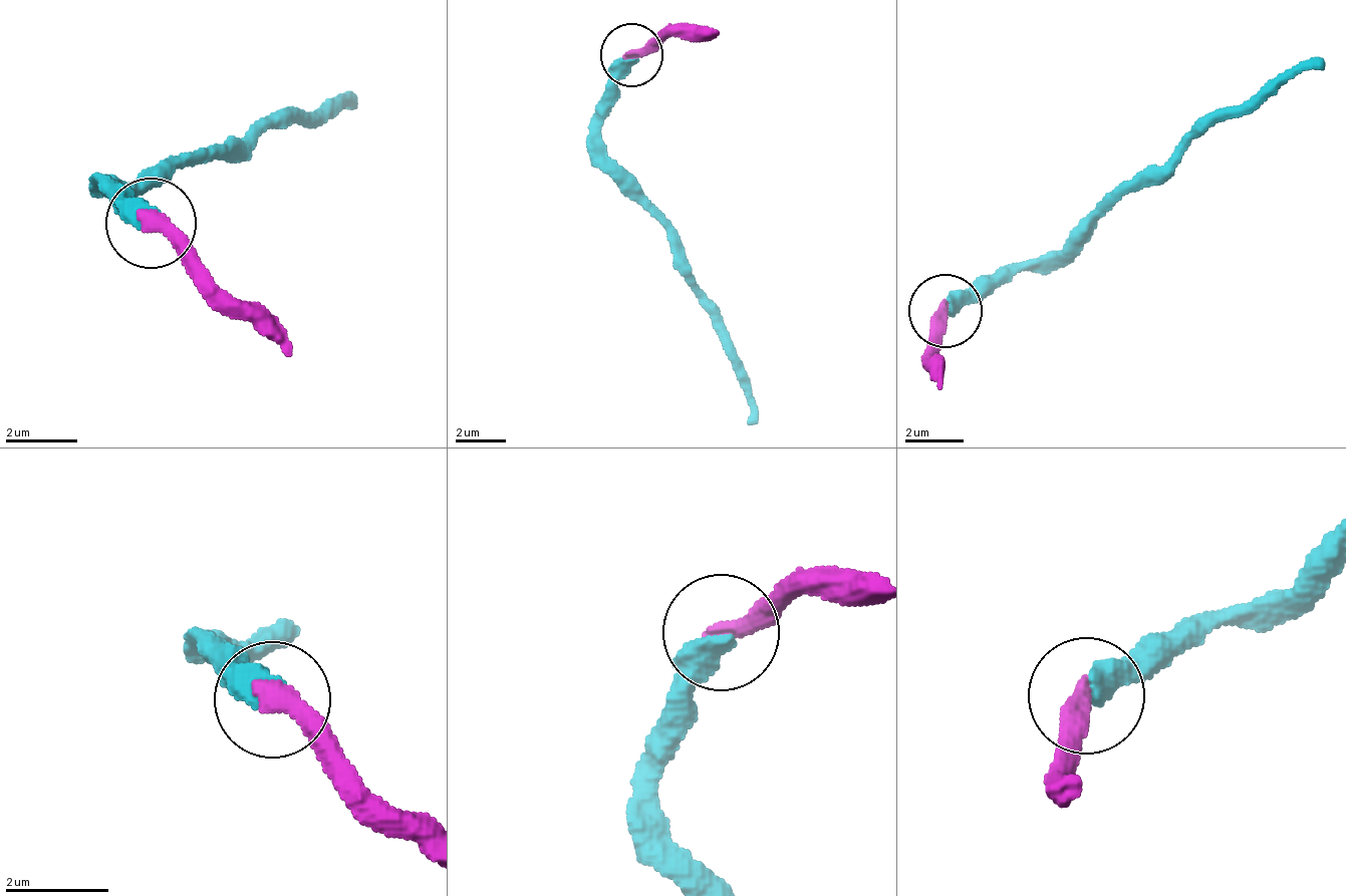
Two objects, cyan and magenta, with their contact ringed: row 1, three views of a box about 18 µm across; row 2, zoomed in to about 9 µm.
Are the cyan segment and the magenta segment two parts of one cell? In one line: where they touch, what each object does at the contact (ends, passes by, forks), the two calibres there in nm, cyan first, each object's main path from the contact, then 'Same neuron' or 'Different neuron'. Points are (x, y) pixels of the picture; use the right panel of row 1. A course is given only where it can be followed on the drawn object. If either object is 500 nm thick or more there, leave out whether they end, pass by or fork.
Place: (945, 310). At the ring cyan ends. At the ring magenta ends. Thickness 480 nm (cyan) against 360 nm. Course of cyan: (947, 312), (1025, 266), (1061, 265), (1126, 194), (1161, 183), (1194, 136), (1320, 55). Course of magenta: (947, 312), (928, 376), (941, 385). Same neuron

